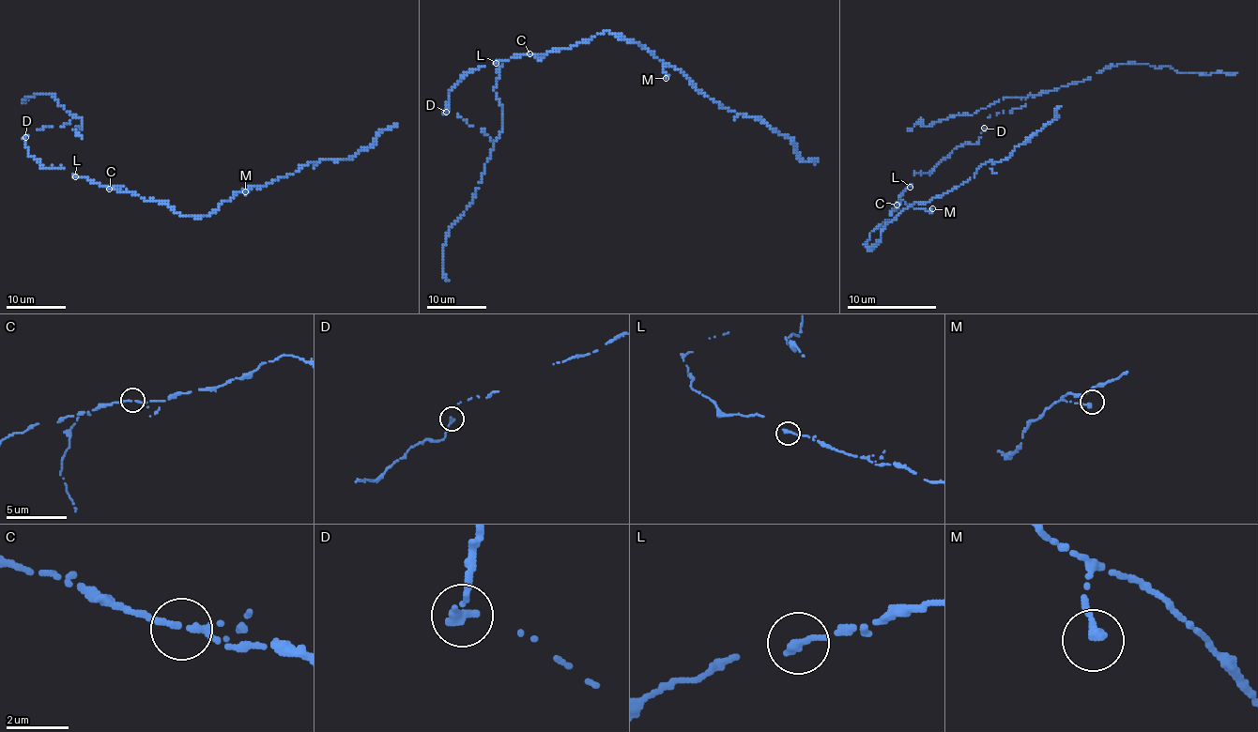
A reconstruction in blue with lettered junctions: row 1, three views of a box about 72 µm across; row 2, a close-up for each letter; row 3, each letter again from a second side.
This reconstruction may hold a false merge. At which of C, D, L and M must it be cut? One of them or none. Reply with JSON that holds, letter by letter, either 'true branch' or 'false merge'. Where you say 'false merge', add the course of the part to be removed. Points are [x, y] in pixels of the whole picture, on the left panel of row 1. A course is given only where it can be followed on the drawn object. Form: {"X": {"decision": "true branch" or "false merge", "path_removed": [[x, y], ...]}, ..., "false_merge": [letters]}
{"C": {"decision": "true branch"}, "D": {"decision": "false merge", "path_removed": [[26, 138], [39, 129], [69, 124], [75, 117], [52, 95], [27, 96], [22, 102], [27, 100]]}, "L": {"decision": "true branch"}, "M": {"decision": "true branch"}, "false_merge": ["D"]}

